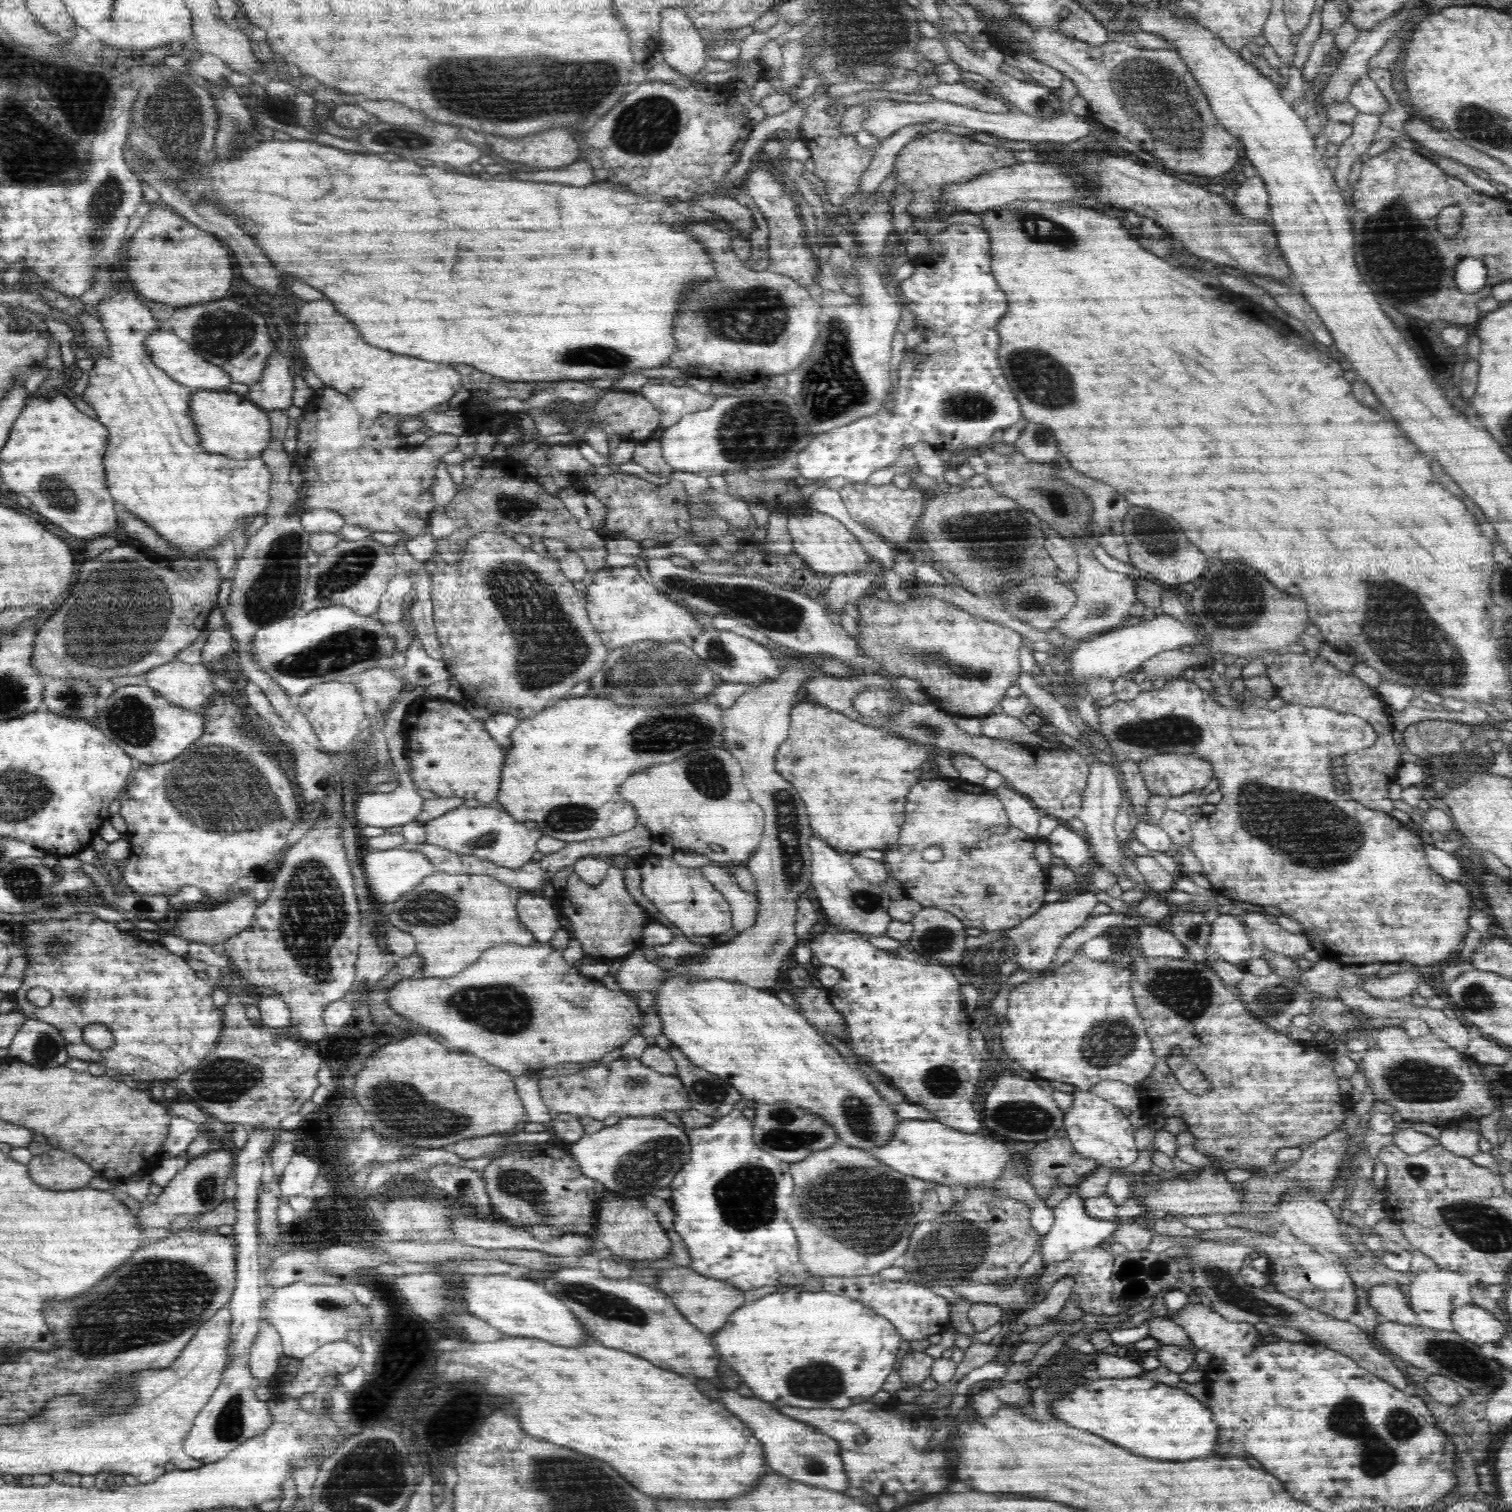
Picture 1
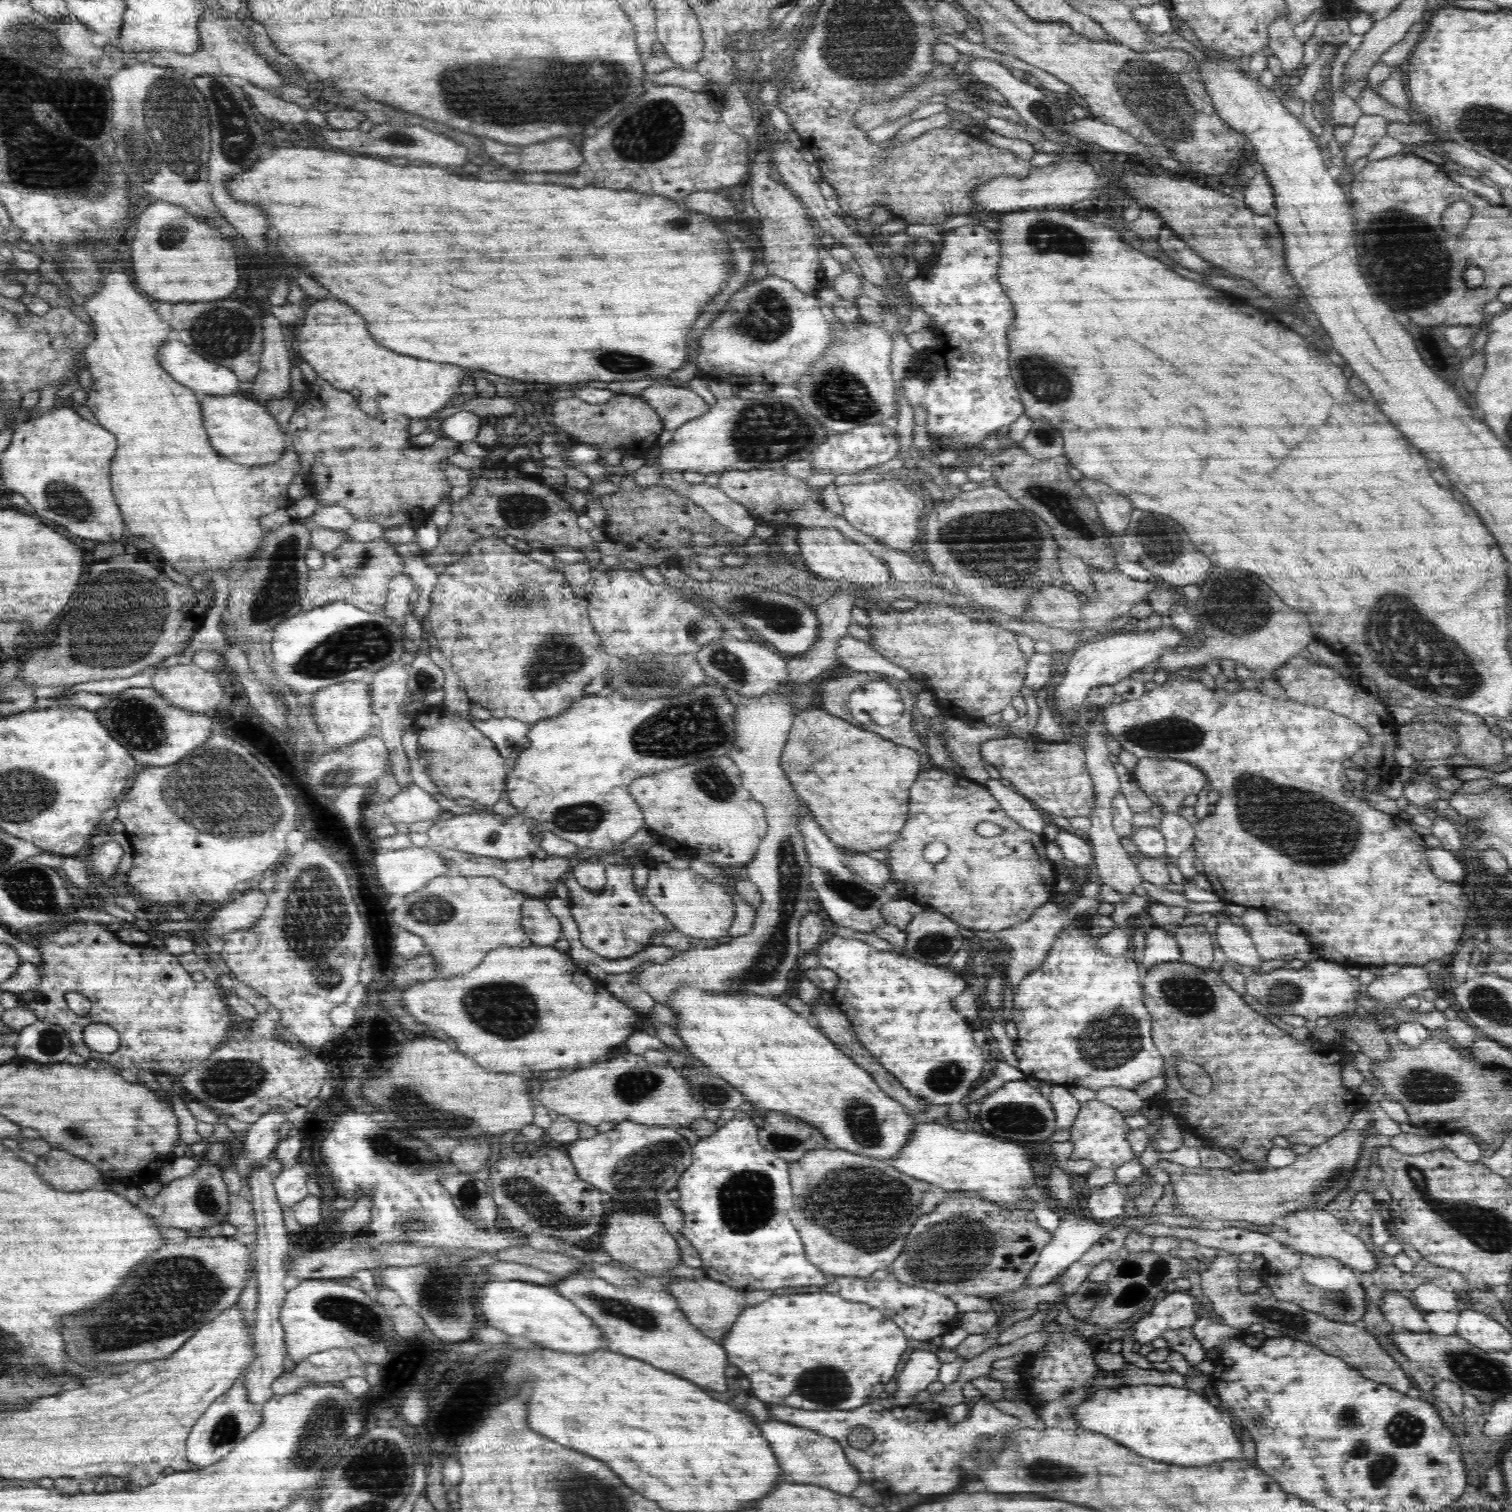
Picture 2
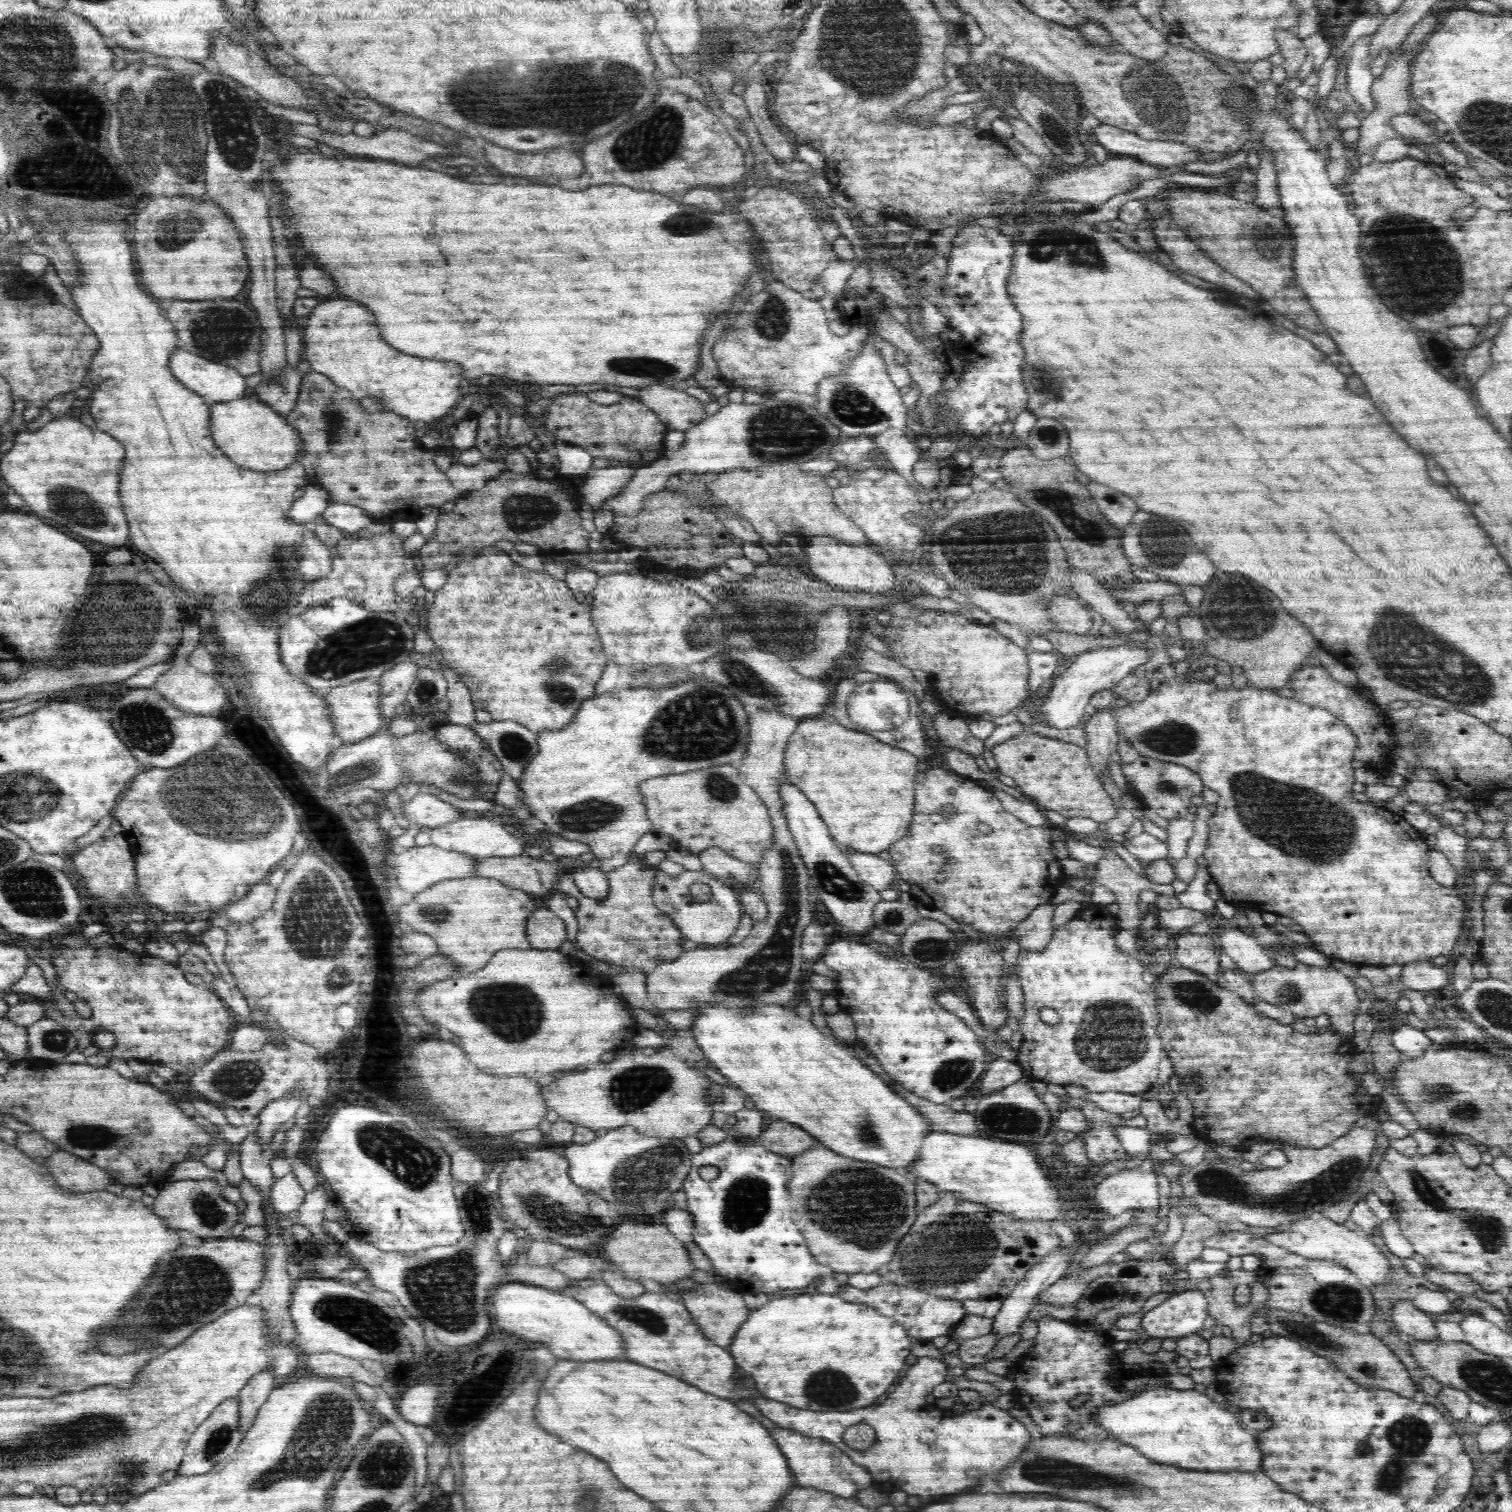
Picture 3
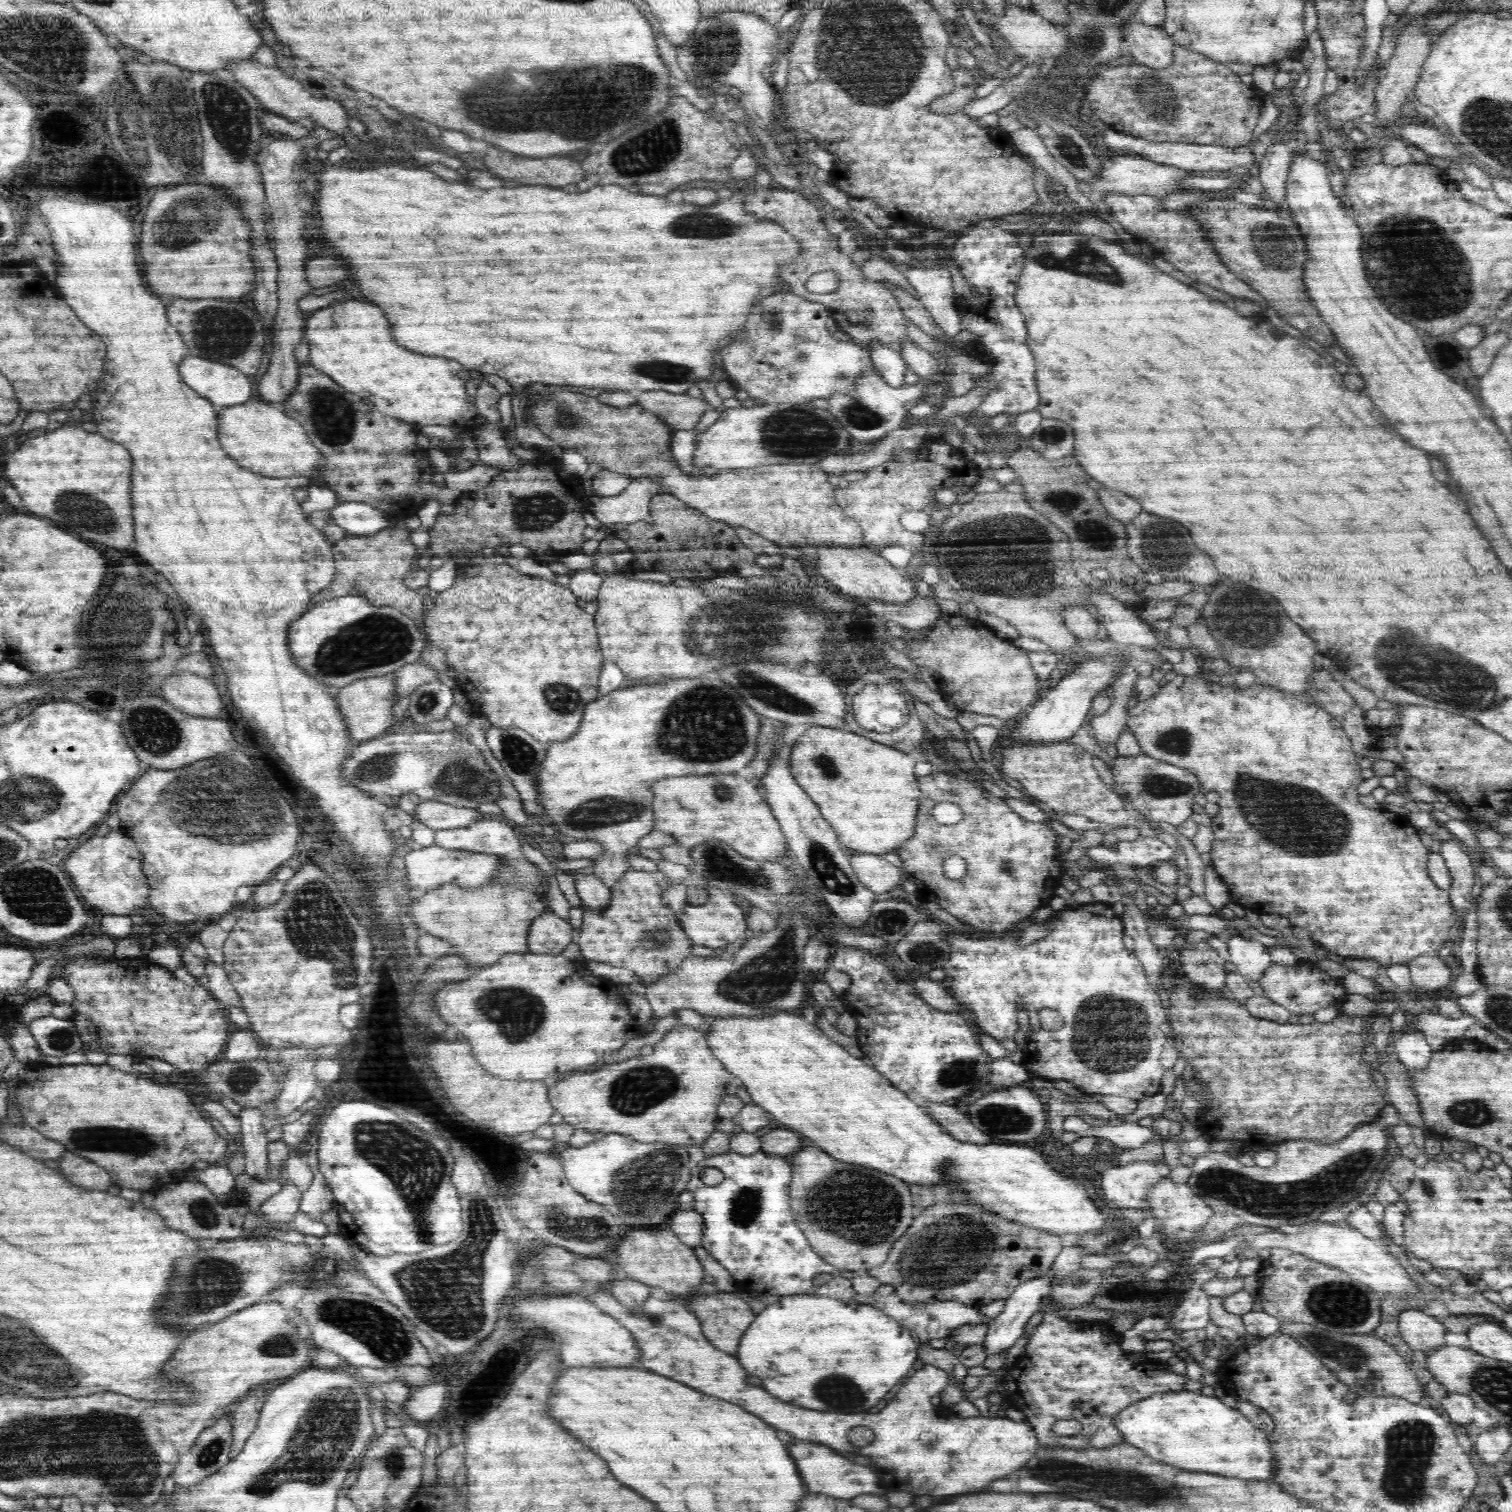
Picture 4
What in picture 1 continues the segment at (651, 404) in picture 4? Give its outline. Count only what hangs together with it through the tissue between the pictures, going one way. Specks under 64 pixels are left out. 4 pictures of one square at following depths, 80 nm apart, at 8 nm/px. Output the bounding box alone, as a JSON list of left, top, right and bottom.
[640,380,717,430]

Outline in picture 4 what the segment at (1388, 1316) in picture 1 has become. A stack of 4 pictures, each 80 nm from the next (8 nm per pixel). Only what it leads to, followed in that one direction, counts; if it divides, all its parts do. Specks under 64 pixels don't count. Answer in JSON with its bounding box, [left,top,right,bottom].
[1398,1310,1446,1352]

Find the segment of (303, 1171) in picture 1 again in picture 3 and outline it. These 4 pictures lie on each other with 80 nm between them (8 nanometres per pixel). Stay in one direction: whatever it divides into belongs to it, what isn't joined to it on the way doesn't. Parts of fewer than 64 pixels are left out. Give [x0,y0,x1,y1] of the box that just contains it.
[272,1172,306,1218]

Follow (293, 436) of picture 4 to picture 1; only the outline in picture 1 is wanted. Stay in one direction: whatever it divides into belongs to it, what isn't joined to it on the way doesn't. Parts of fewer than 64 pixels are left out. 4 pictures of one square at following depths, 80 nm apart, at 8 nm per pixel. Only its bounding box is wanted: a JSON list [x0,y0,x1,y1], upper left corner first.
[188,390,272,460]

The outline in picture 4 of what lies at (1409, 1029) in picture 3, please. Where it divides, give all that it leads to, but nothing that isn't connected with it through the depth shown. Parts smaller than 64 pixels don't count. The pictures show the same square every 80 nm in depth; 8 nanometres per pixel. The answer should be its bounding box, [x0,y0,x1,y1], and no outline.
[1394,1032,1432,1068]

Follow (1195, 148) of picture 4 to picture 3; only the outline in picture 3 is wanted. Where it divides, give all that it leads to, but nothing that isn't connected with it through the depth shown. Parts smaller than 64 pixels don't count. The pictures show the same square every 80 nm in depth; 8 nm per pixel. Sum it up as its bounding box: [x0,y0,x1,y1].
[1082,123,1200,171]

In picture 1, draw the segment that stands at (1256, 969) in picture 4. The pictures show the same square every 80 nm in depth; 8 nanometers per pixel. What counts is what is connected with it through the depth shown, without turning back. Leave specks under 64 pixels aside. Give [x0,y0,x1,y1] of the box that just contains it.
[1208,910,1257,965]

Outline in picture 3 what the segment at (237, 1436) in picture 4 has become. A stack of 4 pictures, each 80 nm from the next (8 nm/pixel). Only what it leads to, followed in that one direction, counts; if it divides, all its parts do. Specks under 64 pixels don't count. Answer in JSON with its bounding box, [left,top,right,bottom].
[239,1370,276,1434]

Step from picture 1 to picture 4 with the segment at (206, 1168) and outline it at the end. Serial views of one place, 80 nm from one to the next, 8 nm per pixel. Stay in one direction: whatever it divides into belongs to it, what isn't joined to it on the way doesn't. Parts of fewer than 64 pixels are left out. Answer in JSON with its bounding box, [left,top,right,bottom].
[153,1180,252,1239]

